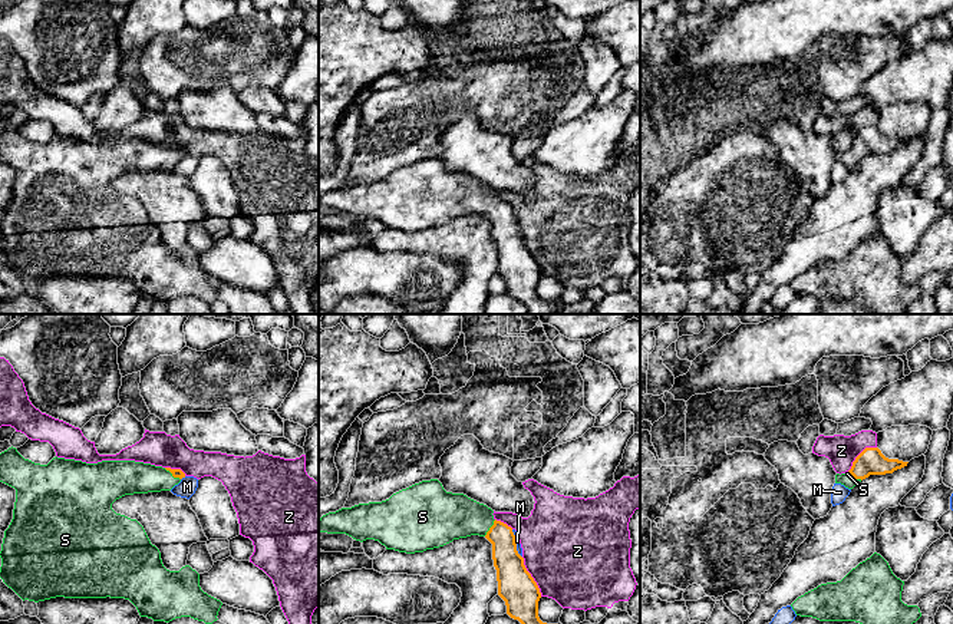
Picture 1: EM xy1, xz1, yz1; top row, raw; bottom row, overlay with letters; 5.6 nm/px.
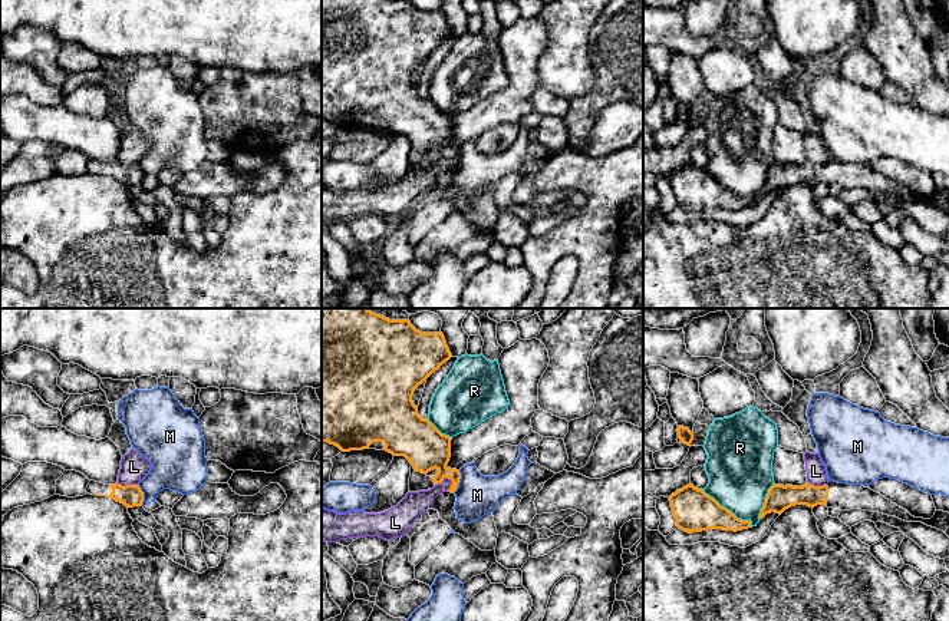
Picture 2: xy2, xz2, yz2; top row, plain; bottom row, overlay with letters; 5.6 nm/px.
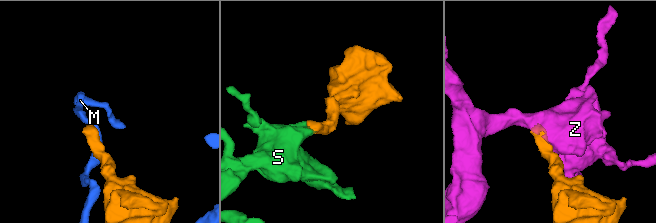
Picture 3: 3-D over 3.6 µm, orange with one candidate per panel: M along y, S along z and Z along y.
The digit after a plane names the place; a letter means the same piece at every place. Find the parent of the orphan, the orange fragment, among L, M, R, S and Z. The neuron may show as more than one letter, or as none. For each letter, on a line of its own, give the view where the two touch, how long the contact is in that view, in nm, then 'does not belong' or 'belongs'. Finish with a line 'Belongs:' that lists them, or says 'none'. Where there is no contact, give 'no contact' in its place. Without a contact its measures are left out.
L: contact in xz2; length 110 nm; does not belong
M: contact in xz2; length 130 nm; does not belong
R: contact in yz2; length 360 nm; does not belong
S: contact in xy1; length 120 nm; belongs
Z: contact in xz1; length 260 nm; does not belong
Belongs: S

